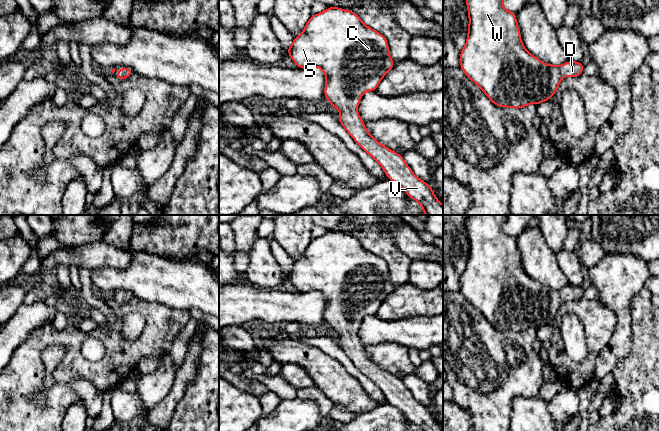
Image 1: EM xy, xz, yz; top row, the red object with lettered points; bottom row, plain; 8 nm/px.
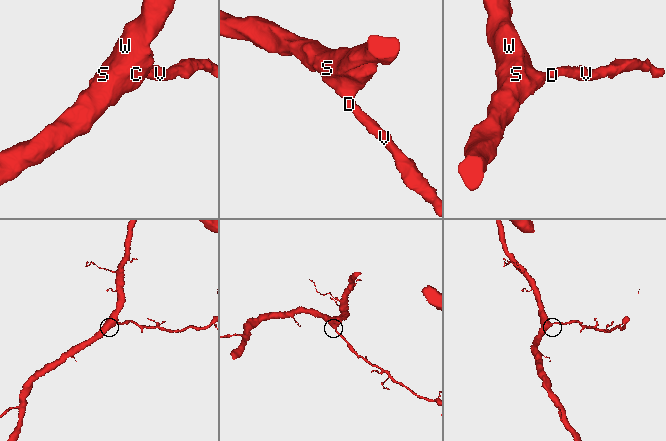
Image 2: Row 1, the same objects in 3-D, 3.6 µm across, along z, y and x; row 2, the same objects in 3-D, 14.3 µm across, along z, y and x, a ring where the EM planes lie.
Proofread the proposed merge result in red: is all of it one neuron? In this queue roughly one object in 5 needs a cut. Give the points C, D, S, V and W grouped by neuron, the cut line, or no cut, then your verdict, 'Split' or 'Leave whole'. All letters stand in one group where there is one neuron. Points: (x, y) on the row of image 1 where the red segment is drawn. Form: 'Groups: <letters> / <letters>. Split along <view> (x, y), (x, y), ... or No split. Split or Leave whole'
Groups: C D S V W. No split. Leave whole

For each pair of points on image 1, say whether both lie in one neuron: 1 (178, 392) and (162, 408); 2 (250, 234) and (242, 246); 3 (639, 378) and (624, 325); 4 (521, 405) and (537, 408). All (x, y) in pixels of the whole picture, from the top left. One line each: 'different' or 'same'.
1: same
2: same
3: different
4: same

